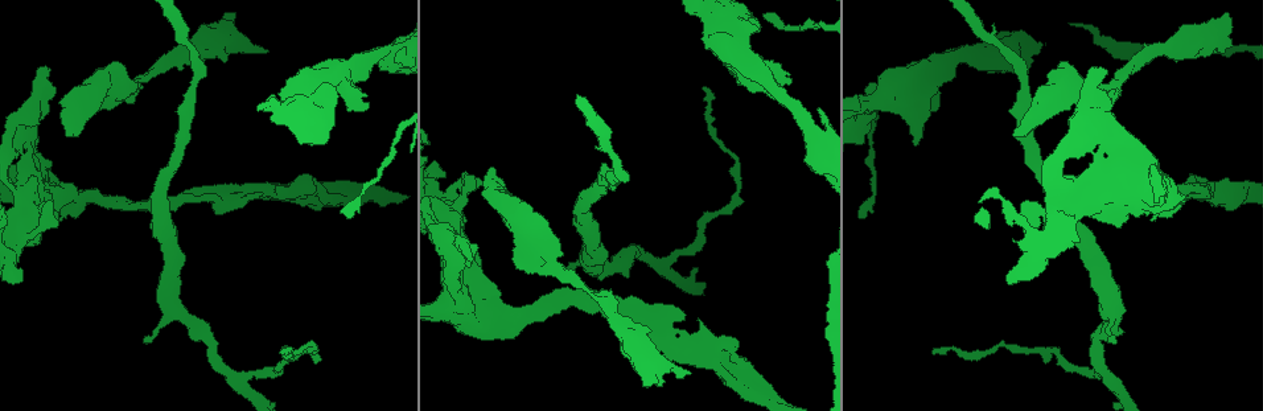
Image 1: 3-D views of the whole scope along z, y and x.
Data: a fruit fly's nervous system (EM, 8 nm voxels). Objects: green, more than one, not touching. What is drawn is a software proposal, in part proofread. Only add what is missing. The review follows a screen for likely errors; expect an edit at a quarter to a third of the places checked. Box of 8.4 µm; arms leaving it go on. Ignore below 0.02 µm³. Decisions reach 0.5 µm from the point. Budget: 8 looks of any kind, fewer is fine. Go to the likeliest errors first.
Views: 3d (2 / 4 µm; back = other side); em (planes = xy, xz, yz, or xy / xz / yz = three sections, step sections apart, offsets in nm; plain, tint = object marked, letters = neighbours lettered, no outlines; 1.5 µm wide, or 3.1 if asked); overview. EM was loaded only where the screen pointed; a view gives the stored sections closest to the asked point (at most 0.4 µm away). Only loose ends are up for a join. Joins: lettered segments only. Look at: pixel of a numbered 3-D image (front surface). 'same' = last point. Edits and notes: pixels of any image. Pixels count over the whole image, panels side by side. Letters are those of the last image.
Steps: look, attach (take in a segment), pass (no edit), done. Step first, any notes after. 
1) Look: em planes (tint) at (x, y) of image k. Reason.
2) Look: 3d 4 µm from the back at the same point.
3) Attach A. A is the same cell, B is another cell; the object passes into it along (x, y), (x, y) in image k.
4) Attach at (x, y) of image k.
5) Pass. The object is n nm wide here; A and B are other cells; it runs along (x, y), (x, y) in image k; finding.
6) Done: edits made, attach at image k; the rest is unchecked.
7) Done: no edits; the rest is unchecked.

Look: 3d 4 µm at (1105, 70) of image 1. Branch stops here.

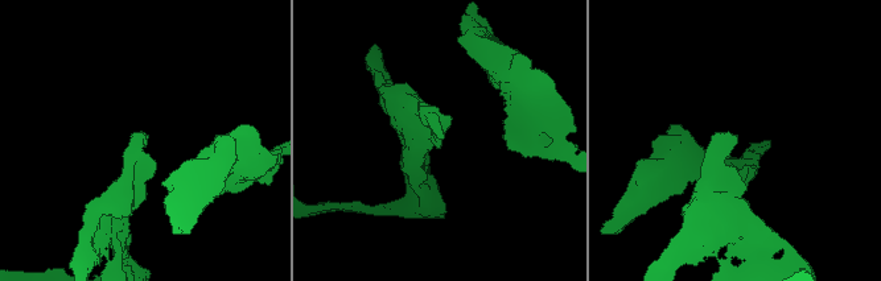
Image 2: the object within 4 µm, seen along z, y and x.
Look: em planes (letters) at (441, 137) of image 2.

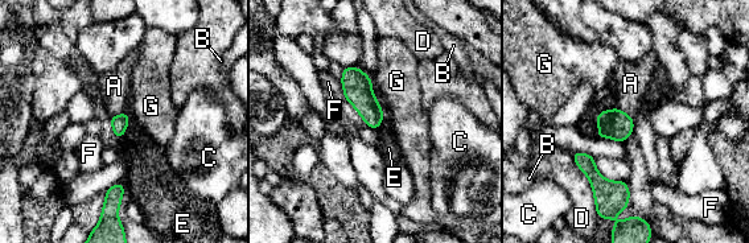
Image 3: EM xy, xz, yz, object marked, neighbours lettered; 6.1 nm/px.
Attach A. The longest contact is with D, 380 nm; A is the same cell, B, C, D, E, F and G are other cells; it goes on there.

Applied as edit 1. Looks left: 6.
Look: overview. Redraw.

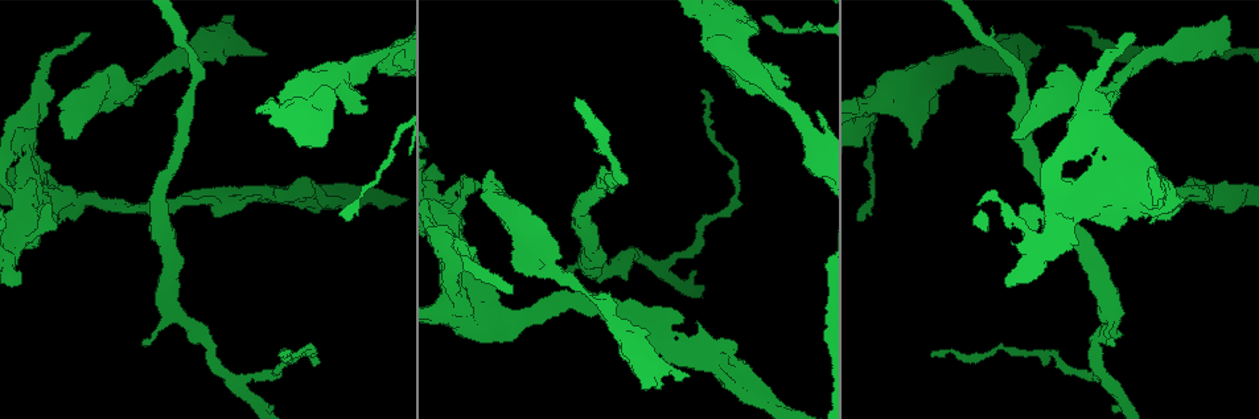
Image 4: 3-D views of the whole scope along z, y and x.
Look: em xy step 4 (tint) at (395, 64) of image 4. Branch stops here.

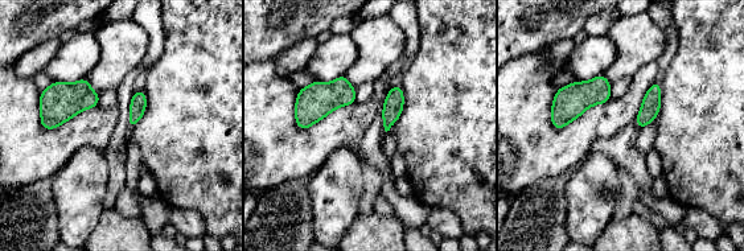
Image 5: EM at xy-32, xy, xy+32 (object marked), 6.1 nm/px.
Look: em planes (letters) at the same point. Cut it another way.

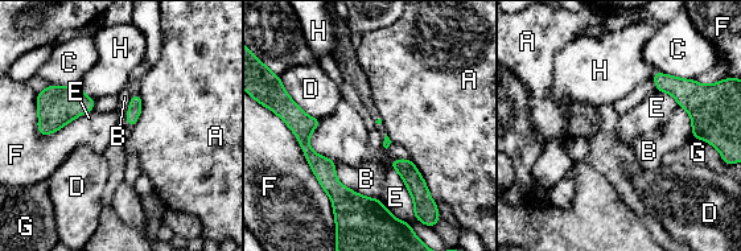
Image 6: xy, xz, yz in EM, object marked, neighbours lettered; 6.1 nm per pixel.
Pass. A, B, C, D, E, F, G and H are other cells; no lettered segment goes on from it.

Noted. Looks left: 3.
Look: em yz step 8 (tint) at (728, 345) of image 4.

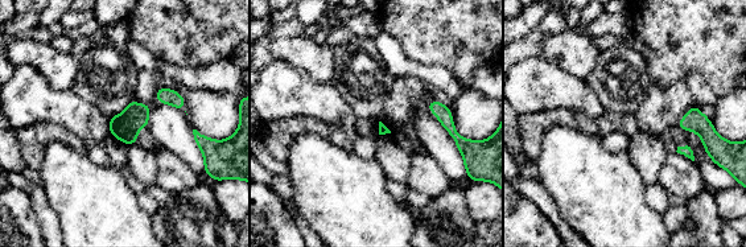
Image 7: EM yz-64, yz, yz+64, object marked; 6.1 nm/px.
Look: em planes (letters) at the same point. Cut it another way.

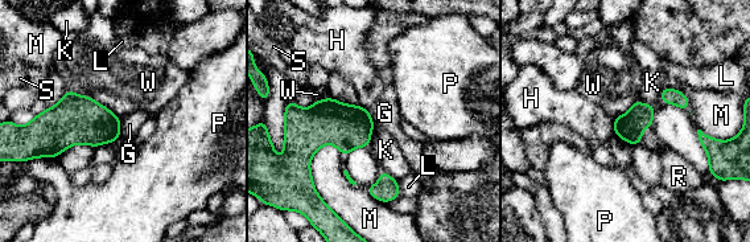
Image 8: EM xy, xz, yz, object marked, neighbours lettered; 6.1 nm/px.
Pass. The longest contact is with M, 440 nm; G, H, K, L, M, P, R, S and W are other cells; a border runs along (66, 90), (91, 97), (119, 118) in image 8; no lettered segment goes on from it.

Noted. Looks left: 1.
Done: edits made, attach at image 3; the rest is unchecked.

